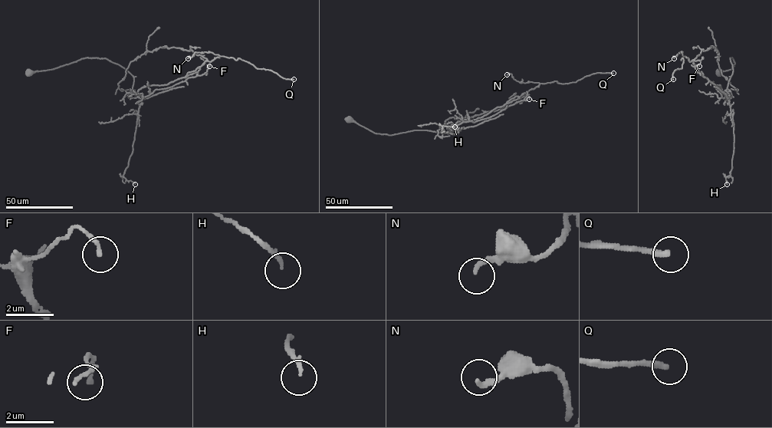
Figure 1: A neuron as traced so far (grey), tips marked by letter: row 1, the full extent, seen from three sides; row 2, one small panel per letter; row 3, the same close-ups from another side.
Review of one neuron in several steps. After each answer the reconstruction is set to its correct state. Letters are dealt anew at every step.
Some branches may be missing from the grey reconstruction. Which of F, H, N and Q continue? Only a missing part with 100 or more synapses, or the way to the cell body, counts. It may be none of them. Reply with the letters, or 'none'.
Q

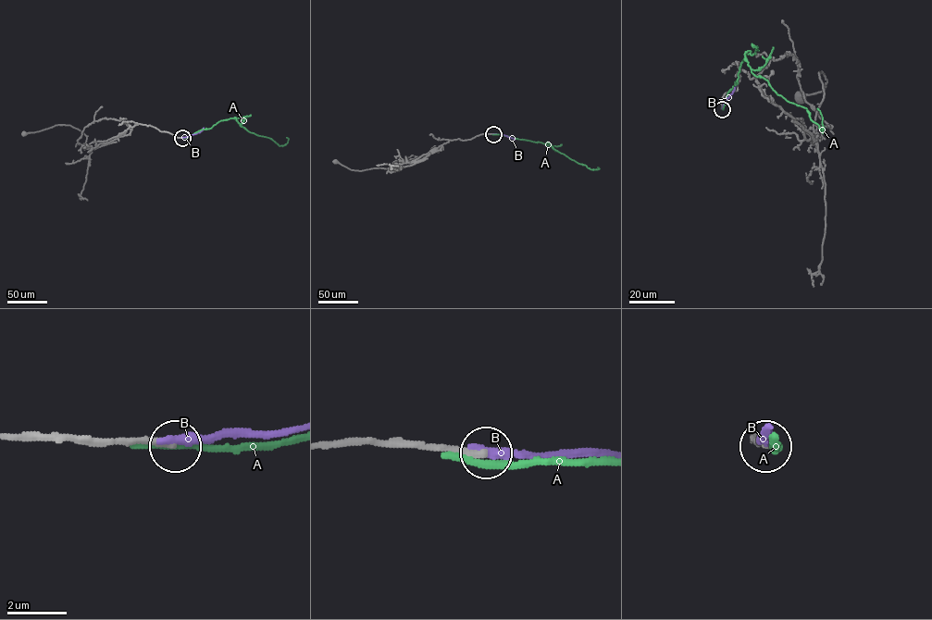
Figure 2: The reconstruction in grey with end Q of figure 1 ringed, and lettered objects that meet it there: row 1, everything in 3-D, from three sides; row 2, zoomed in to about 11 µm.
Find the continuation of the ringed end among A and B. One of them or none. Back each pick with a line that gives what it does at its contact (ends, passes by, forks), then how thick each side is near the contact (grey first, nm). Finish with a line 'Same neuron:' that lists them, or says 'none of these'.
Same neuron: none of these

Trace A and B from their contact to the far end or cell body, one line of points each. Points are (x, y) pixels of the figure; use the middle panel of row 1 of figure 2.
A: (492, 134), (547, 142), (590, 169), (597, 167)
B: (492, 133), (515, 139)

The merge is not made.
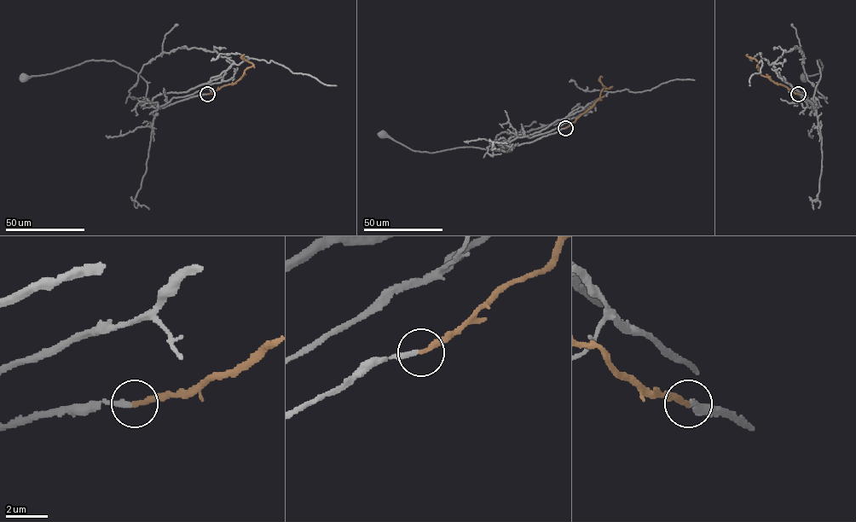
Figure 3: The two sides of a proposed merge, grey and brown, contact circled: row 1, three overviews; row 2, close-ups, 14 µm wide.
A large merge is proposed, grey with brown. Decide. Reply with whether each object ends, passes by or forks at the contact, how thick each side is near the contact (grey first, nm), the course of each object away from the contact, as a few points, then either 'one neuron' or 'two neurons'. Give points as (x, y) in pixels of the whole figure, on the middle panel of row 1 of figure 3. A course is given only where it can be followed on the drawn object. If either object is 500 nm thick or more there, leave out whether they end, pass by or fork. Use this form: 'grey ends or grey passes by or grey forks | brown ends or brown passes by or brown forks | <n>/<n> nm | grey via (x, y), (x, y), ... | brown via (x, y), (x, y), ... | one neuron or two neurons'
grey ends | brown ends | 240/240 nm | grey via (564, 128), (532, 142), (504, 143), (500, 150), (465, 147), (434, 153), (410, 149), (383, 134) | brown via (565, 128), (592, 107), (599, 98), (603, 89), (611, 87), (606, 88), (603, 85), (599, 78), (602, 77) | one neuron

